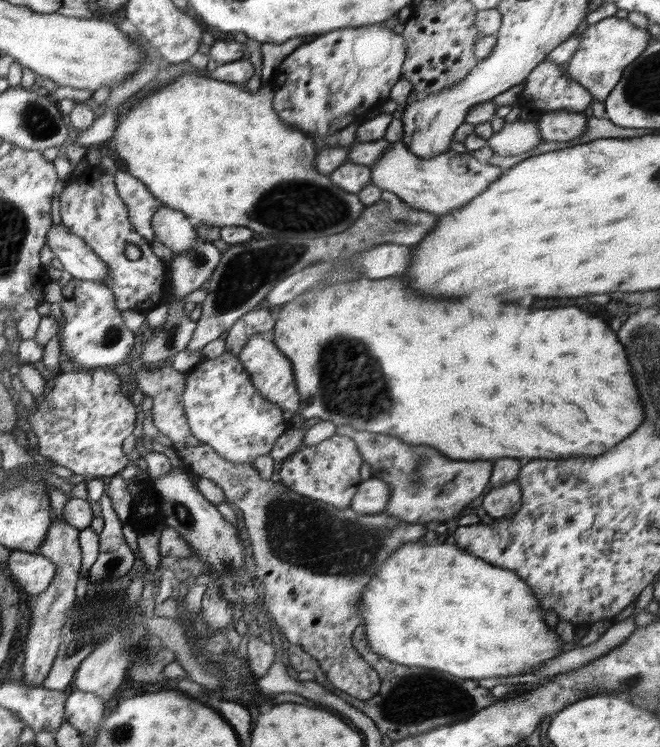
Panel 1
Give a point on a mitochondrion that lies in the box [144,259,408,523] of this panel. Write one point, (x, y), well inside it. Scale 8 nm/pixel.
(353, 384)

